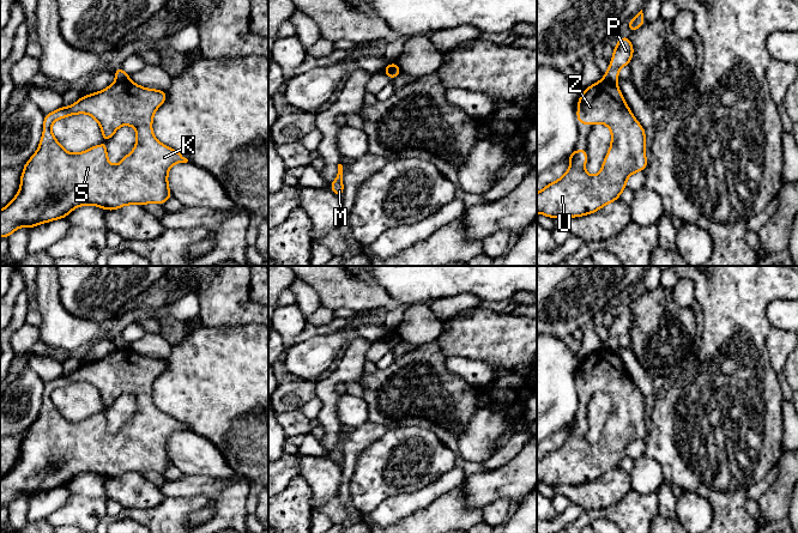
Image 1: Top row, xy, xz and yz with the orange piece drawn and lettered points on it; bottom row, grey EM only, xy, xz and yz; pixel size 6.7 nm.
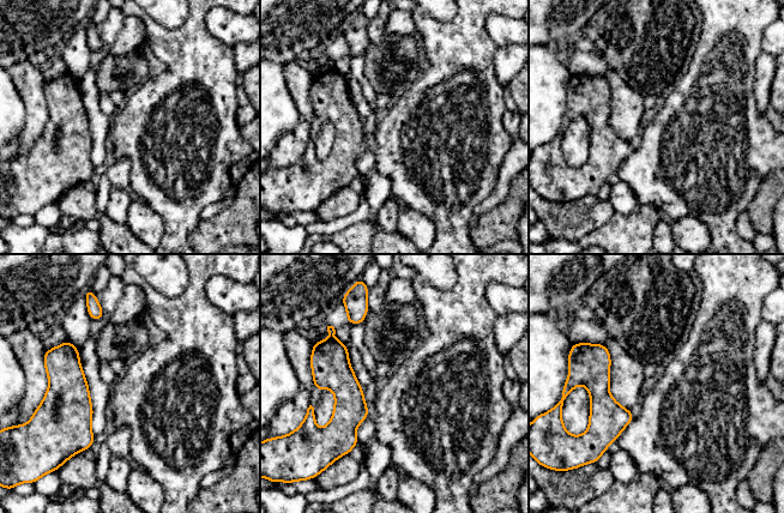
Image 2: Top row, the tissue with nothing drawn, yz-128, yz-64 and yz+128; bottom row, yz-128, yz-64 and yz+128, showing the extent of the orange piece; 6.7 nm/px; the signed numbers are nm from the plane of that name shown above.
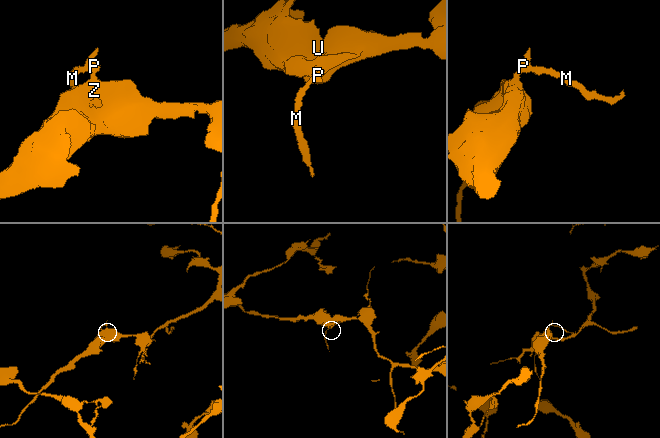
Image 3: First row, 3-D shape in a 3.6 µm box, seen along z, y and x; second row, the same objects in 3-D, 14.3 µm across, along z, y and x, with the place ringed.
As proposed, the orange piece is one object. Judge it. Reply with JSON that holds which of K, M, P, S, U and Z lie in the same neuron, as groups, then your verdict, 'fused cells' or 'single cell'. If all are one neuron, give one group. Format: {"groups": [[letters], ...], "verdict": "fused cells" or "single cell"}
{"groups": [["K", "S", "U", "Z"], ["M", "P"]], "verdict": "fused cells"}

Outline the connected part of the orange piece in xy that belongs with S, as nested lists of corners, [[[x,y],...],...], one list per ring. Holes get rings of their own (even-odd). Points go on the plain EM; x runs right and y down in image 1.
[[[116,349],[102,359],[81,364],[79,369],[68,375],[61,375],[43,386],[43,401],[37,419],[24,432],[20,444],[20,456],[12,470],[0,479],[0,505],[8,507],[17,497],[26,495],[32,497],[36,493],[58,489],[68,484],[71,479],[83,473],[98,474],[101,477],[115,479],[125,473],[163,473],[173,464],[169,459],[168,441],[176,431],[187,431],[188,428],[180,420],[159,411],[152,401],[152,388],[155,380],[168,367],[167,359],[146,357],[132,349]],[[75,382],[89,382],[98,392],[104,411],[92,414],[80,422],[67,420],[52,401],[53,392],[59,387],[65,387]],[[129,393],[135,396],[137,411],[133,419],[126,423],[117,434],[108,431],[108,419],[105,411],[115,402],[119,395]]]

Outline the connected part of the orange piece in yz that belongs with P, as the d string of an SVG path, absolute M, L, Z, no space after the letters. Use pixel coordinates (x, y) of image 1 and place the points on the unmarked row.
M623 303L618 311L613 315L613 323L610 329L609 338L604 341L604 347L616 351L619 347L618 338L629 334L634 322L634 314L630 308Z

